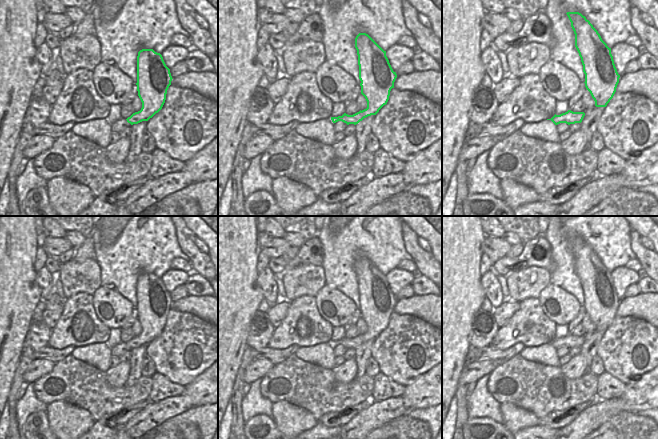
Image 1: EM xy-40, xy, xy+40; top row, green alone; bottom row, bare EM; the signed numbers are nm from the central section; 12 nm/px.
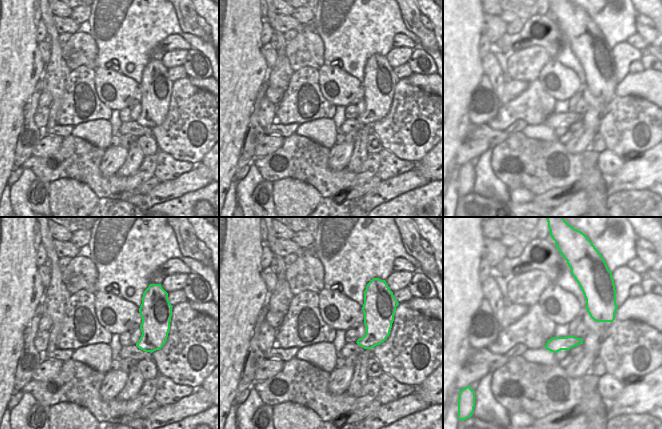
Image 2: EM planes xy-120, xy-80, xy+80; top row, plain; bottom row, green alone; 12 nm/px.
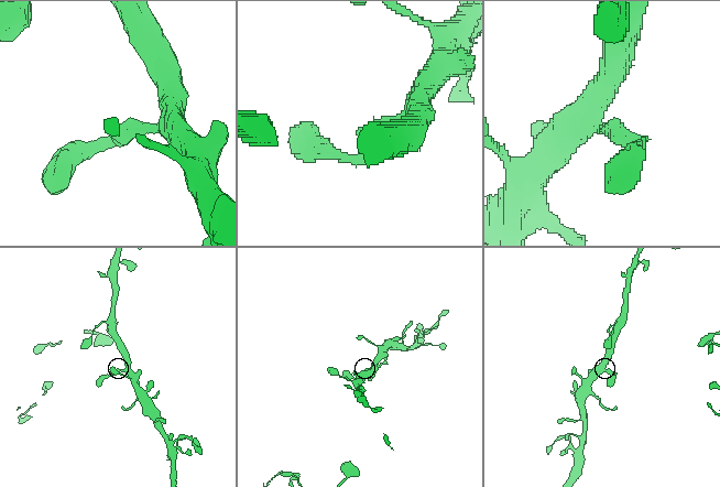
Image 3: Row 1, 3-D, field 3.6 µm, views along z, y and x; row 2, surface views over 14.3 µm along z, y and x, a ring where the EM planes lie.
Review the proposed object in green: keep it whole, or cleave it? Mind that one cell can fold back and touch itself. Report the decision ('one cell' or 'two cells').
one cell

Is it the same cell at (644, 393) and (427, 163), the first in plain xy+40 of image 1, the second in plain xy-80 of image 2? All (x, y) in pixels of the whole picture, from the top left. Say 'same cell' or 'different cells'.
same cell

